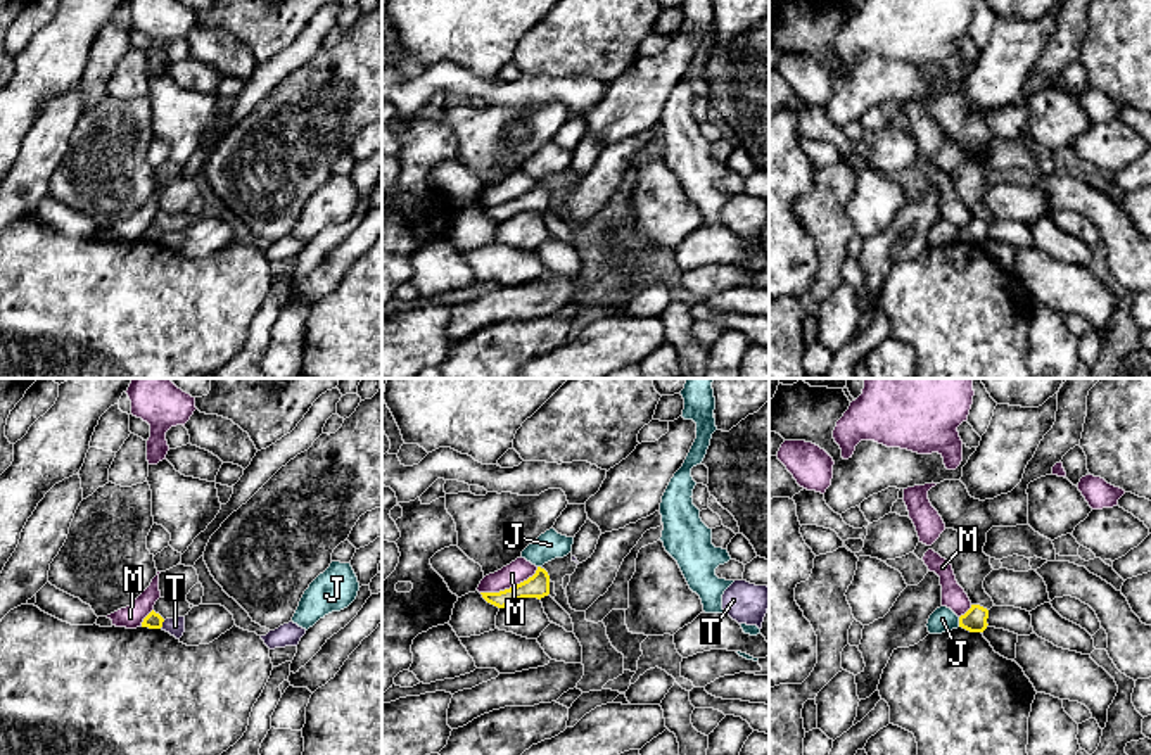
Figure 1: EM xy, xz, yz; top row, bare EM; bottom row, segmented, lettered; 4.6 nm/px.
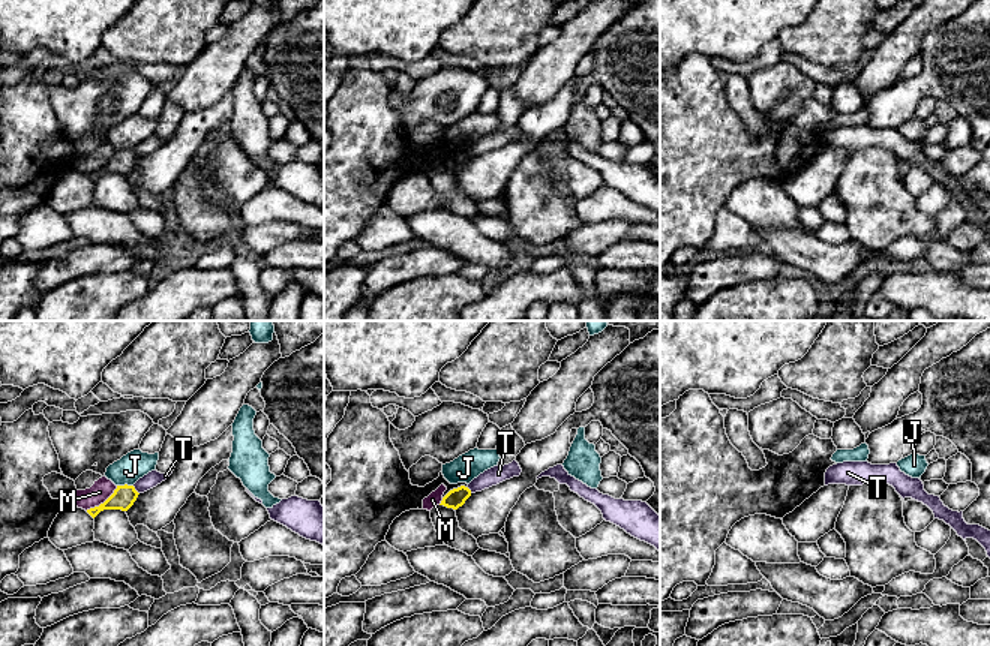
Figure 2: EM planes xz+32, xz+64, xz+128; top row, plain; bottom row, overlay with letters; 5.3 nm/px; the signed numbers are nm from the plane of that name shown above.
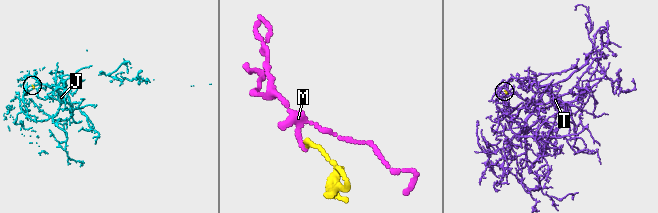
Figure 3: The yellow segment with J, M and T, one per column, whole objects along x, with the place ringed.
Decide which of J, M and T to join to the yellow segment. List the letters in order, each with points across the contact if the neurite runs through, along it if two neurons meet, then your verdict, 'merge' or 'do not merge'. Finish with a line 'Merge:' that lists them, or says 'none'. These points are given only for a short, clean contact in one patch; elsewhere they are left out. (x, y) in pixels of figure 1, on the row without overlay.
J: border along yz (958, 230), (960, 239); do not merge
M: border along xz (538, 180), (531, 189), (508, 201), (481, 206); do not merge
T: border along xy (165, 234), (159, 241); do not merge
Merge: none

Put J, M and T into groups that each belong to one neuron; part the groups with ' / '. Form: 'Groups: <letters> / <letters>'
Groups: J / M / T

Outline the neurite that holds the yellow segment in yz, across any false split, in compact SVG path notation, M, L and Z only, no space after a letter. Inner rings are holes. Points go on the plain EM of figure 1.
M971 218L971 221L959 230L959 240L970 245L983 245L987 242L989 223L980 218Z

